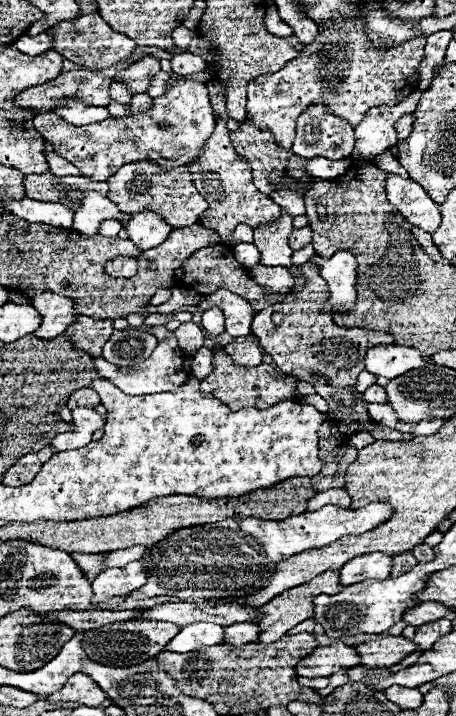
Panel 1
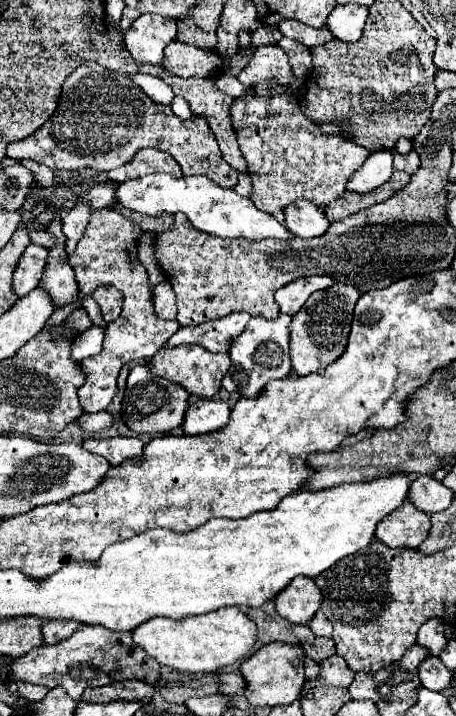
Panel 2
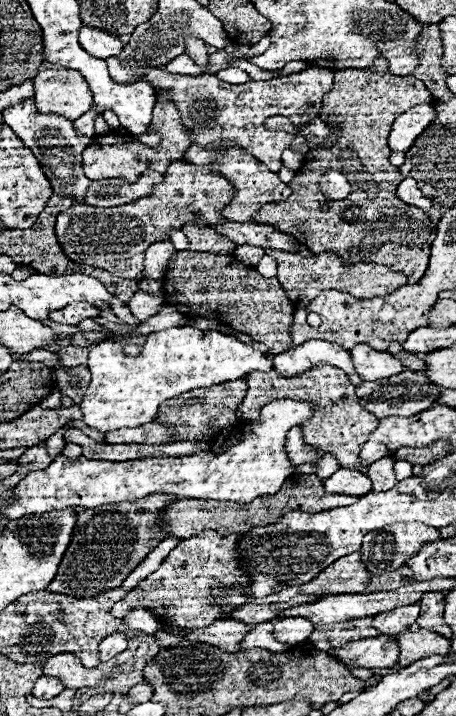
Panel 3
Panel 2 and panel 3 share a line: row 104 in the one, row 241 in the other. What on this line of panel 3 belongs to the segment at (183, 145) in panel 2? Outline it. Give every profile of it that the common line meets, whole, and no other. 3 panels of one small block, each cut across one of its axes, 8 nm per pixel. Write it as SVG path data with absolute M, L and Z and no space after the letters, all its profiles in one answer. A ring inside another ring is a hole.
M186 160L170 162L160 184L152 188L150 196L136 202L96 208L86 204L74 204L56 218L56 238L62 252L78 262L94 268L102 268L120 278L138 278L144 270L144 252L156 240L170 240L170 232L184 228L186 224L222 224L222 210L232 202L236 188L228 178L214 172L212 168L194 166Z

